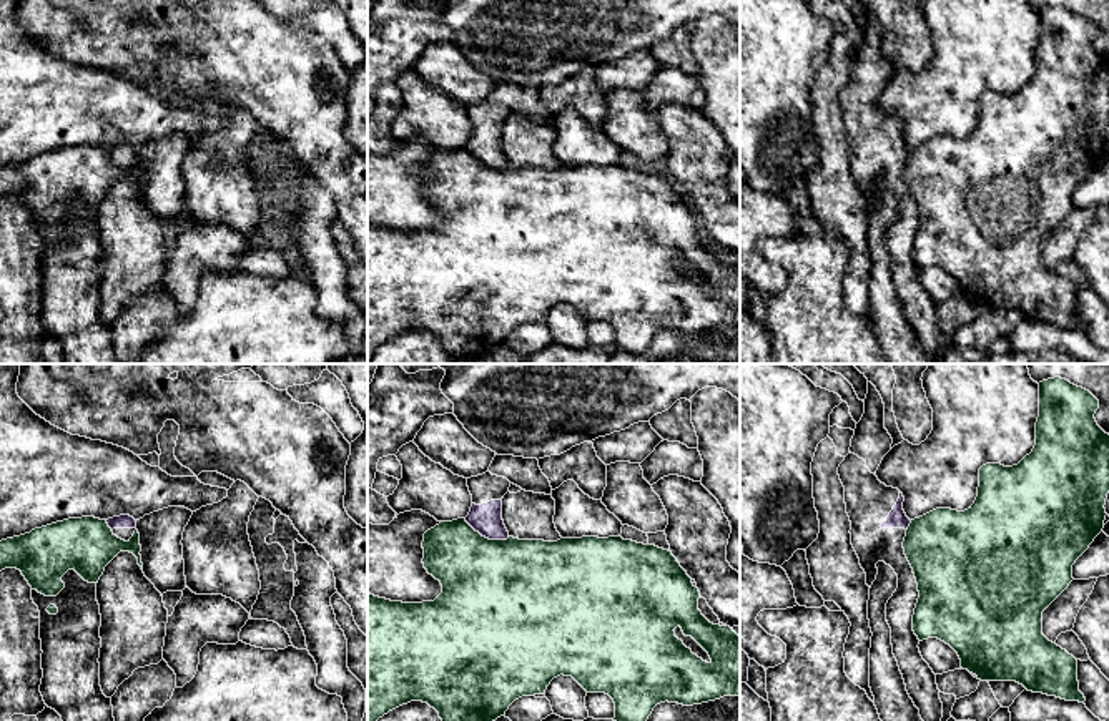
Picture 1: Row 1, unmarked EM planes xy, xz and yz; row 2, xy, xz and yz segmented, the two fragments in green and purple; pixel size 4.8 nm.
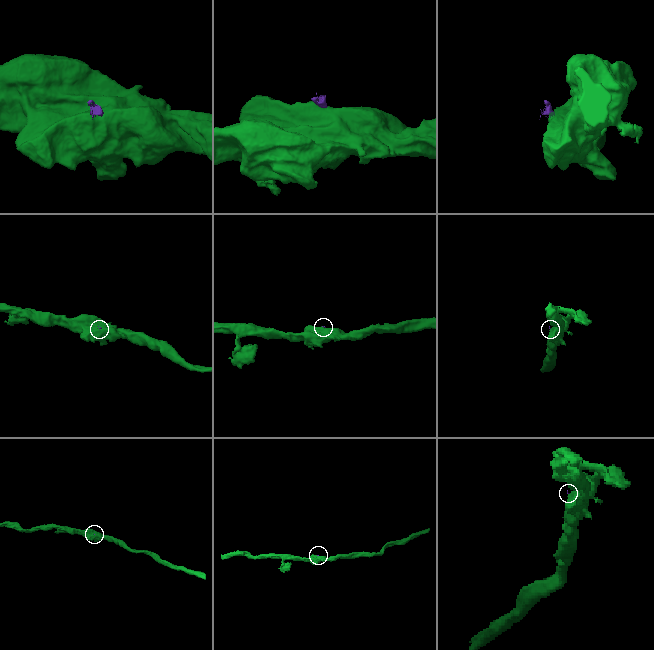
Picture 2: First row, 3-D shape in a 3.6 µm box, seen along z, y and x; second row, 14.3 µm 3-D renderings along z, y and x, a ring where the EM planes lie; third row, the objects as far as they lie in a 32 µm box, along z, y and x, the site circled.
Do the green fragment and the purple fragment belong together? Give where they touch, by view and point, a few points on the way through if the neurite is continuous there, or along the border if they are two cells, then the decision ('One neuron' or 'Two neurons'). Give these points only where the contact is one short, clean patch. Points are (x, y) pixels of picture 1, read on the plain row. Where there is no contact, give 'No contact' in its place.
Touches green at xz (487, 166). Boundary: xz (464, 147), (489, 166), (509, 165). Two neurons

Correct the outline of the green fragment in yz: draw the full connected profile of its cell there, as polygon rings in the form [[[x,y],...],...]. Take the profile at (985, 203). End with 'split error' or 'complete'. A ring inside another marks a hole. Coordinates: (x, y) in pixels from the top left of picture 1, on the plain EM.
[[[1054,5],[1039,10],[1039,45],[1036,50],[1036,73],[1033,80],[1013,95],[1004,95],[1001,91],[983,93],[979,96],[978,125],[968,138],[958,140],[951,136],[936,136],[911,148],[906,158],[903,176],[913,196],[919,219],[913,243],[913,259],[919,269],[938,266],[949,272],[958,281],[961,296],[976,302],[981,309],[1016,309],[1033,321],[1042,321],[1066,329],[1086,329],[1084,322],[1079,319],[1077,287],[1042,262],[1042,239],[1074,208],[1072,193],[1104,156],[1107,143],[1104,133],[1109,121],[1109,61],[1106,61],[1094,47],[1097,37],[1099,28],[1089,18],[1074,13],[1066,7]]] | complete

